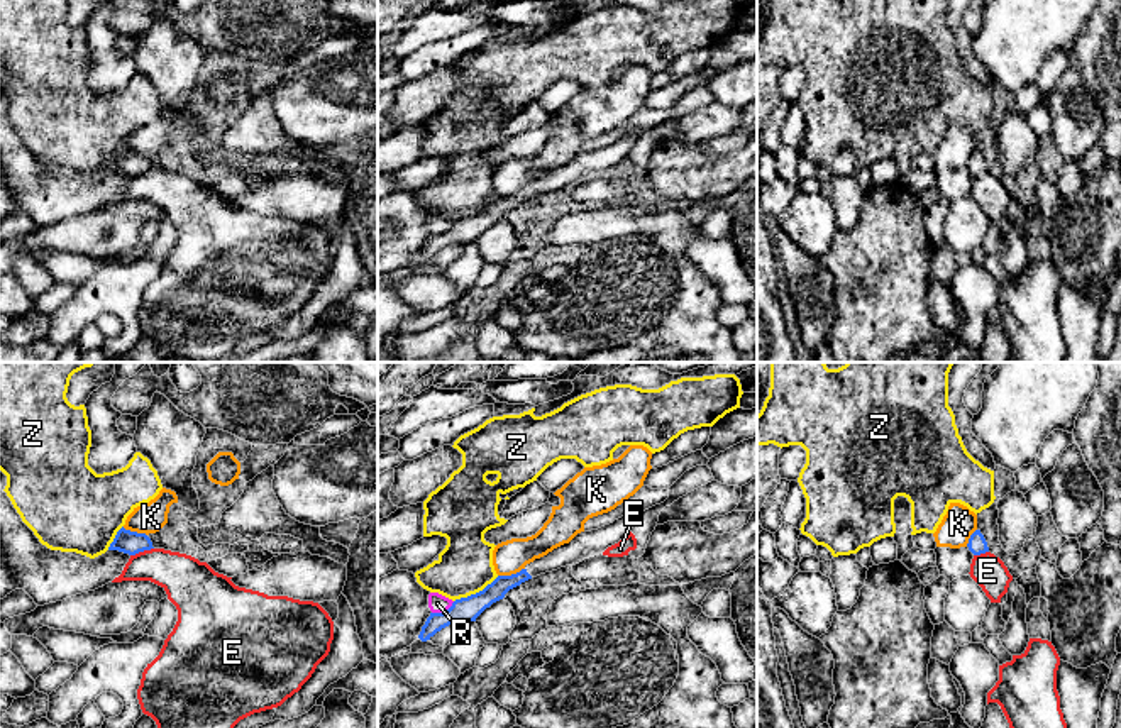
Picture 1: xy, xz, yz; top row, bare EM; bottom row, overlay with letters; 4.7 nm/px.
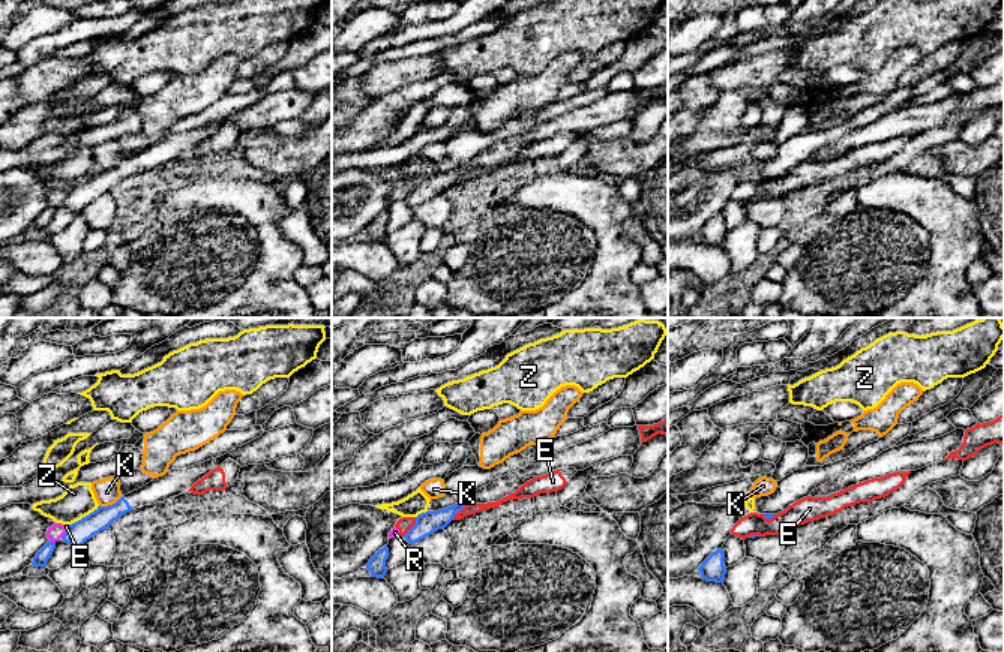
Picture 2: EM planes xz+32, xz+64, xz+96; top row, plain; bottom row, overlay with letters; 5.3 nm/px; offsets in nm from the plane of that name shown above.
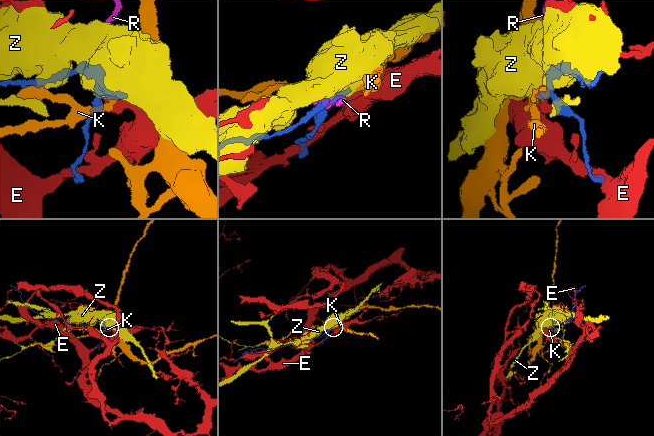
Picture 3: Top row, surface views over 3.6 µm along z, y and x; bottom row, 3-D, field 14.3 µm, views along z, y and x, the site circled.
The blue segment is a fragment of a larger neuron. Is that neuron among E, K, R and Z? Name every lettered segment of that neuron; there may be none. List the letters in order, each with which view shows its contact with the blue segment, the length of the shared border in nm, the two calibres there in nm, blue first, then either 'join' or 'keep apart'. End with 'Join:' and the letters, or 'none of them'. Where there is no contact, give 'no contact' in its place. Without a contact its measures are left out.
E: xy | 120 nm | 110/220 nm | keep apart
K: xz | 130 nm | 110/160 nm | keep apart
R: xz | 130 nm | 120/90 nm | keep apart
Z: xz | 240 nm | 120/260 nm | keep apart
Join: none of them

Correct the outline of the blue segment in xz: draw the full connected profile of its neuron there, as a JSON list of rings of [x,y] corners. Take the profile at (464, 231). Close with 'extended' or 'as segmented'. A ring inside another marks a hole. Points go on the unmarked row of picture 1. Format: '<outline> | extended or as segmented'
[[[630,134],[610,146],[598,151],[581,152],[569,164],[564,164],[547,176],[527,185],[520,193],[511,196],[498,196],[483,212],[467,218],[456,220],[452,227],[444,234],[430,234],[418,259],[422,262],[430,261],[437,252],[452,244],[469,244],[489,229],[493,223],[505,218],[505,215],[520,207],[522,203],[537,198],[545,193],[557,191],[566,186],[576,186],[584,179],[603,174],[608,168],[618,164],[632,152],[640,134]]] | extended

